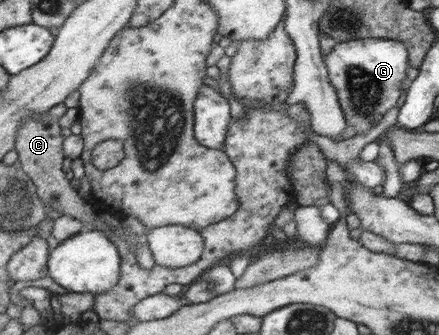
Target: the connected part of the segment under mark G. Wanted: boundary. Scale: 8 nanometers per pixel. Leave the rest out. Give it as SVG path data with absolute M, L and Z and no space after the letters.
M368 37L338 42L325 57L329 76L337 89L346 122L356 132L364 135L372 129L376 120L381 120L402 99L404 79L409 71L409 49L393 38Z

